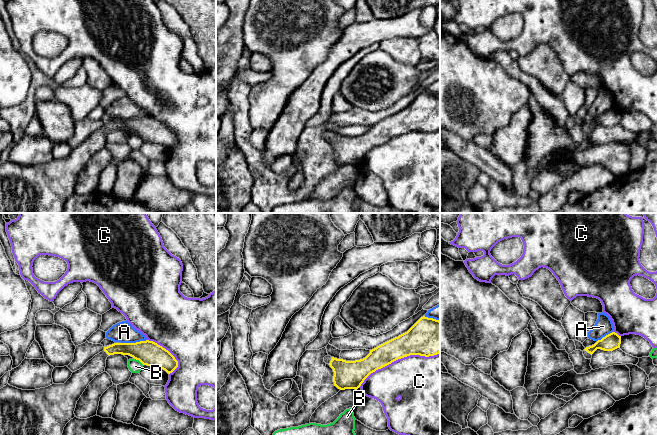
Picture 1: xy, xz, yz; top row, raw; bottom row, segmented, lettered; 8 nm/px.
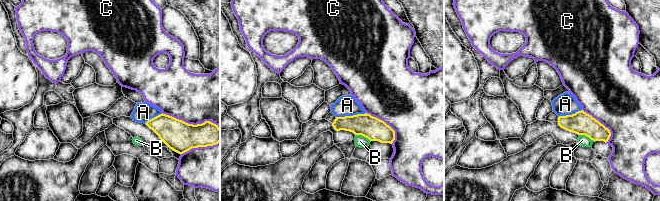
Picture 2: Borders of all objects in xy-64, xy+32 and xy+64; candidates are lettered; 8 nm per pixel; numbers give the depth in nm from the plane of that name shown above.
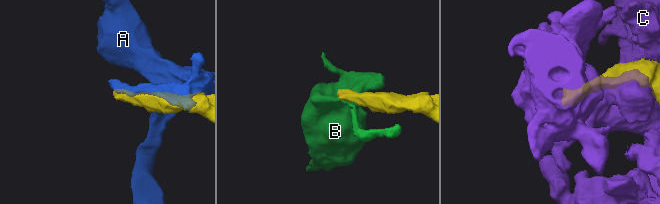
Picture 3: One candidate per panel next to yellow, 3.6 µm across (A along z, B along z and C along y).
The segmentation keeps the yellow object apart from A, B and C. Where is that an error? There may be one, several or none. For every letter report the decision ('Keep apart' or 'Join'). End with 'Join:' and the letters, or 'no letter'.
A: Keep apart
B: Keep apart
C: Keep apart
Join: no letter

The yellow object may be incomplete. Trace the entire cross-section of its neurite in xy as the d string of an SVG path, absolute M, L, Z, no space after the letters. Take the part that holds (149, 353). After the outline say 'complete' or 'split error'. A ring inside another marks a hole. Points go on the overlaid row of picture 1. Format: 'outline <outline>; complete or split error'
outline M153 341L114 343L95 355L82 368L72 373L64 384L52 384L35 390L22 390L7 384L0 389L0 435L62 435L66 424L75 417L77 401L99 374L105 372L106 359L110 355L129 355L143 365L165 370L168 374L178 367L178 361L165 348Z; split error

